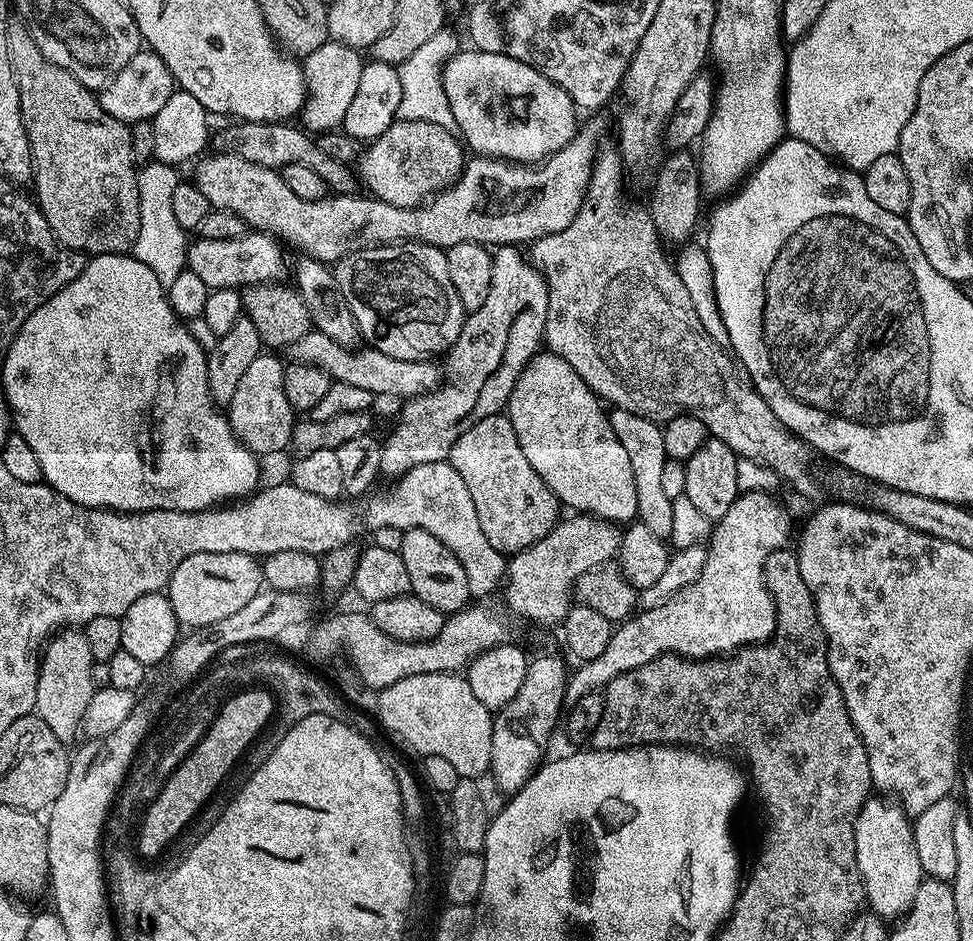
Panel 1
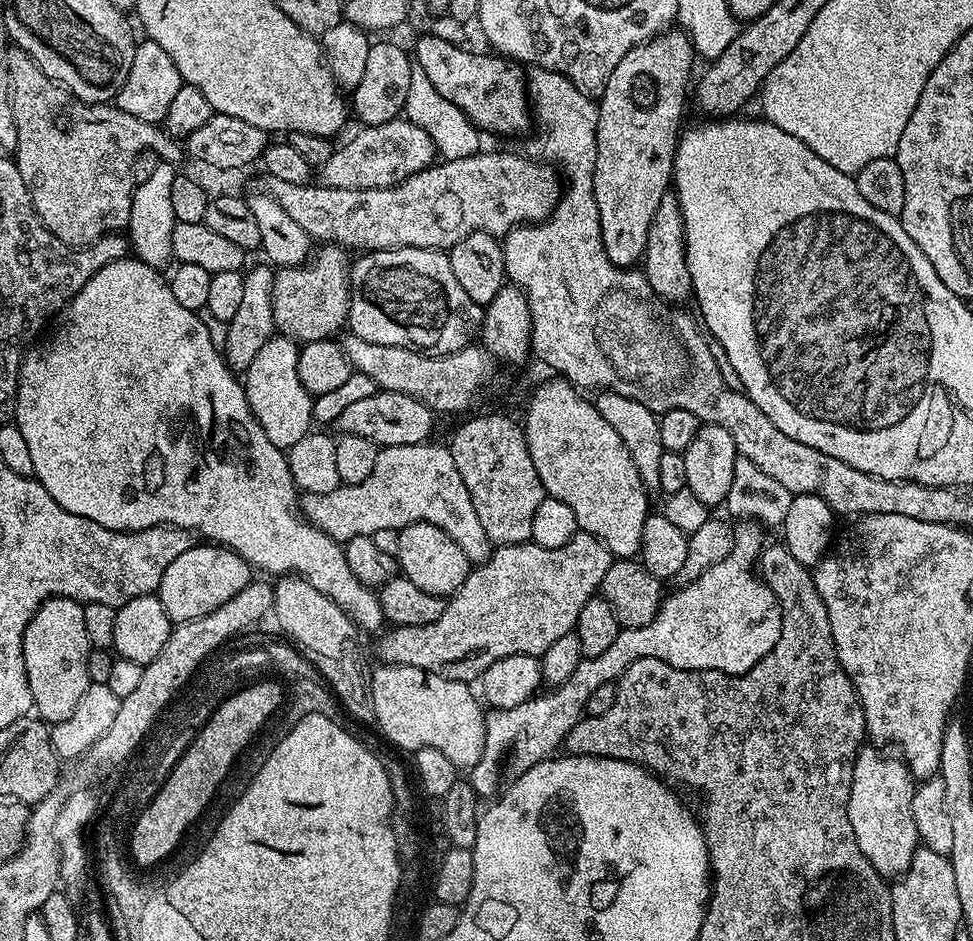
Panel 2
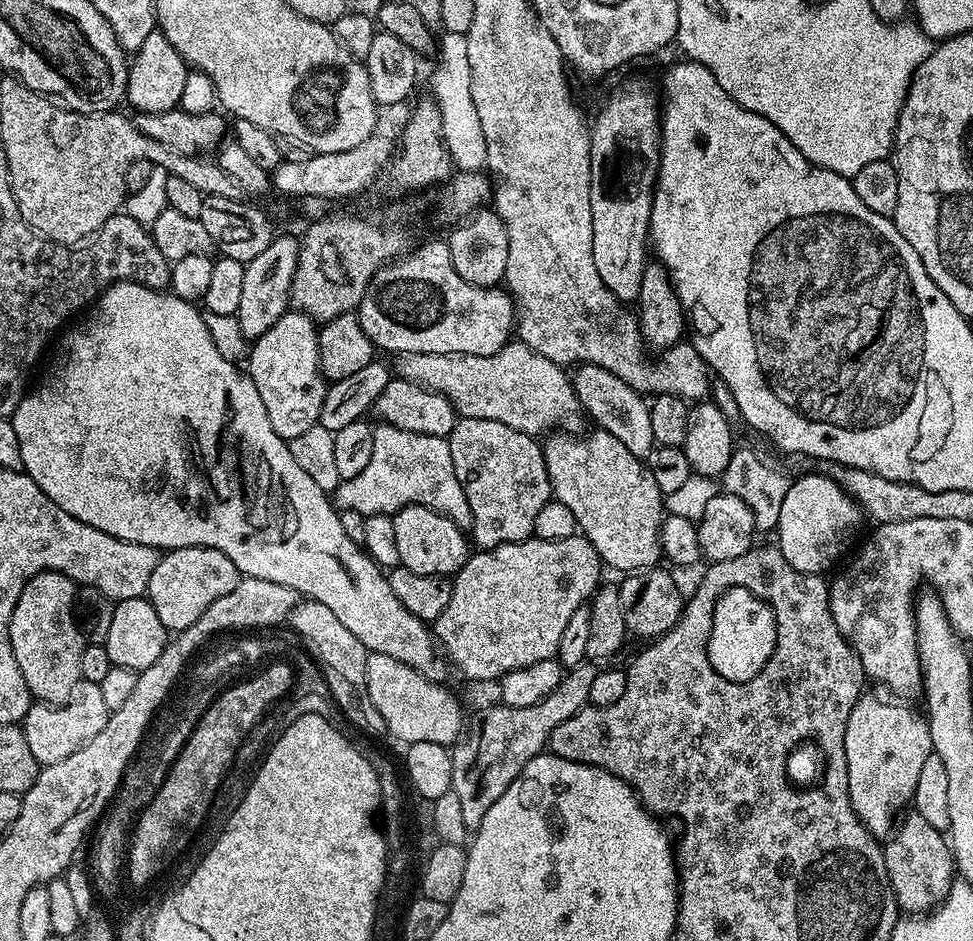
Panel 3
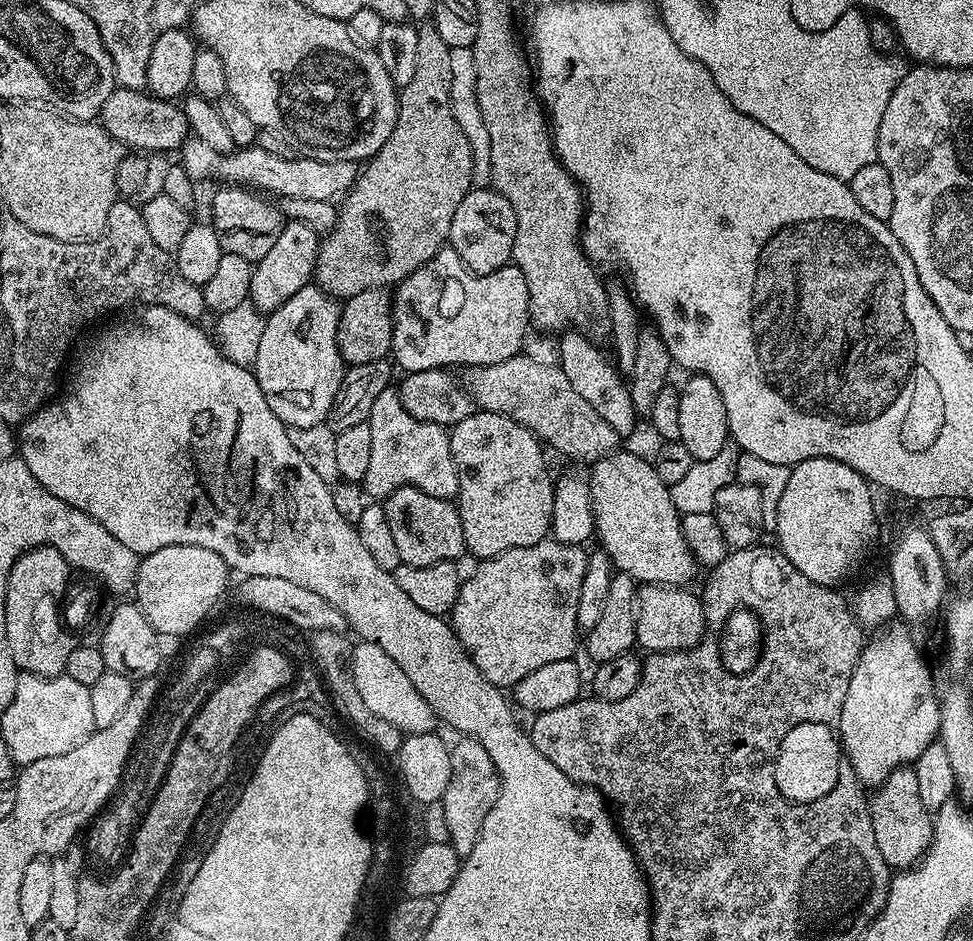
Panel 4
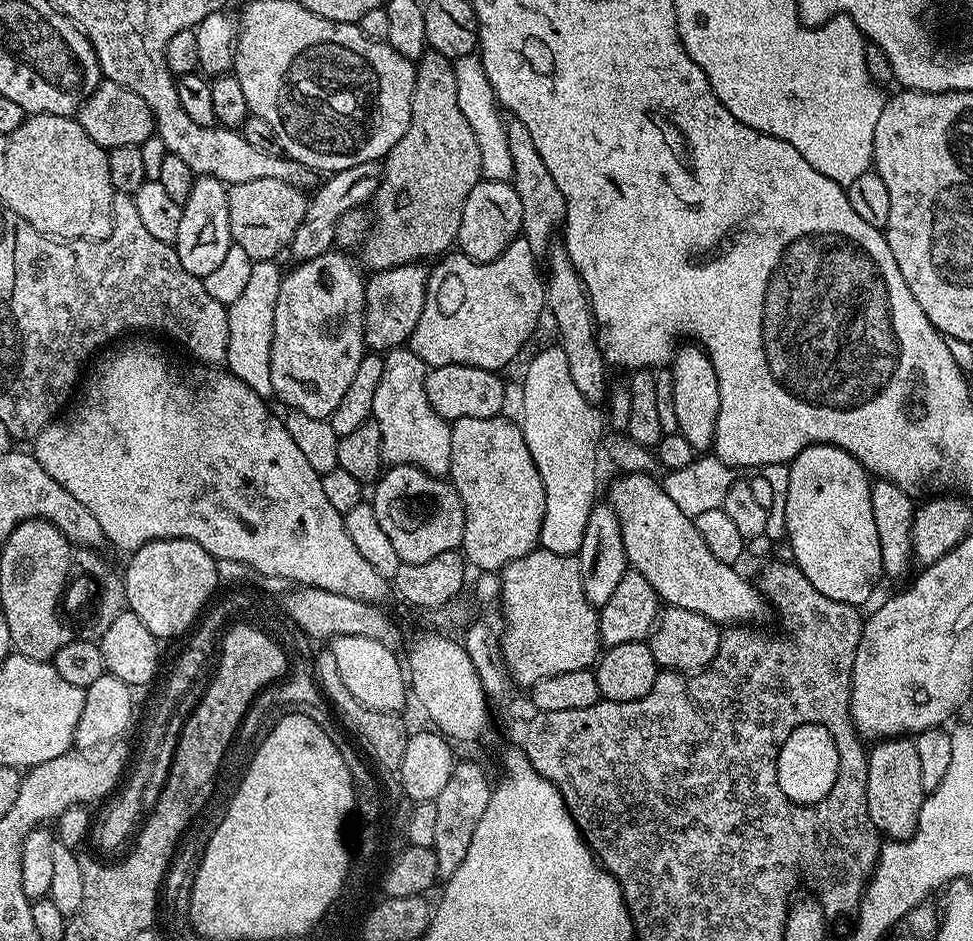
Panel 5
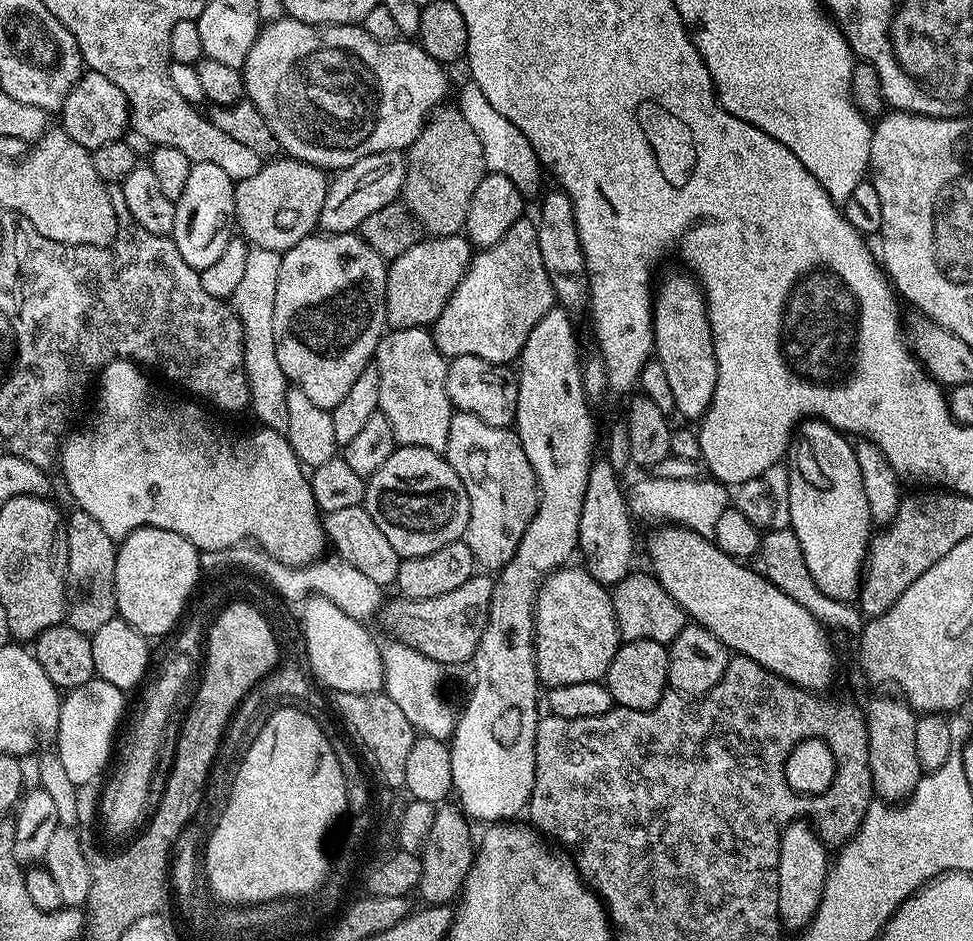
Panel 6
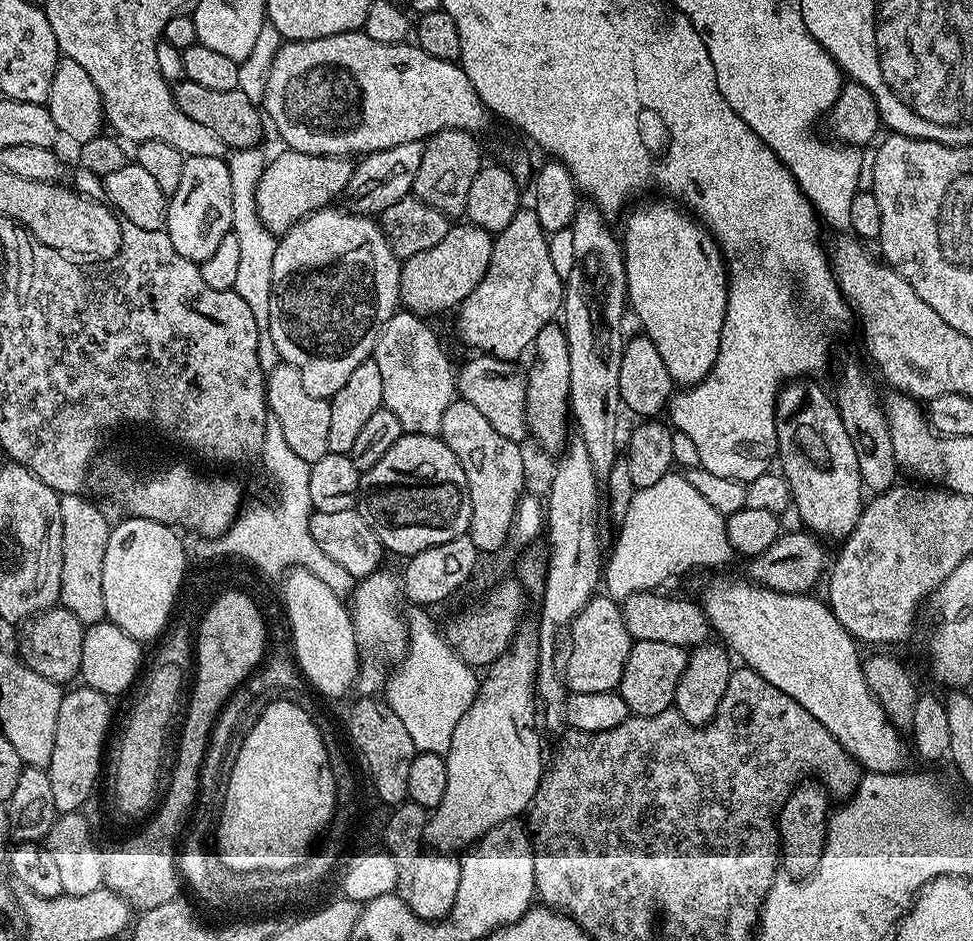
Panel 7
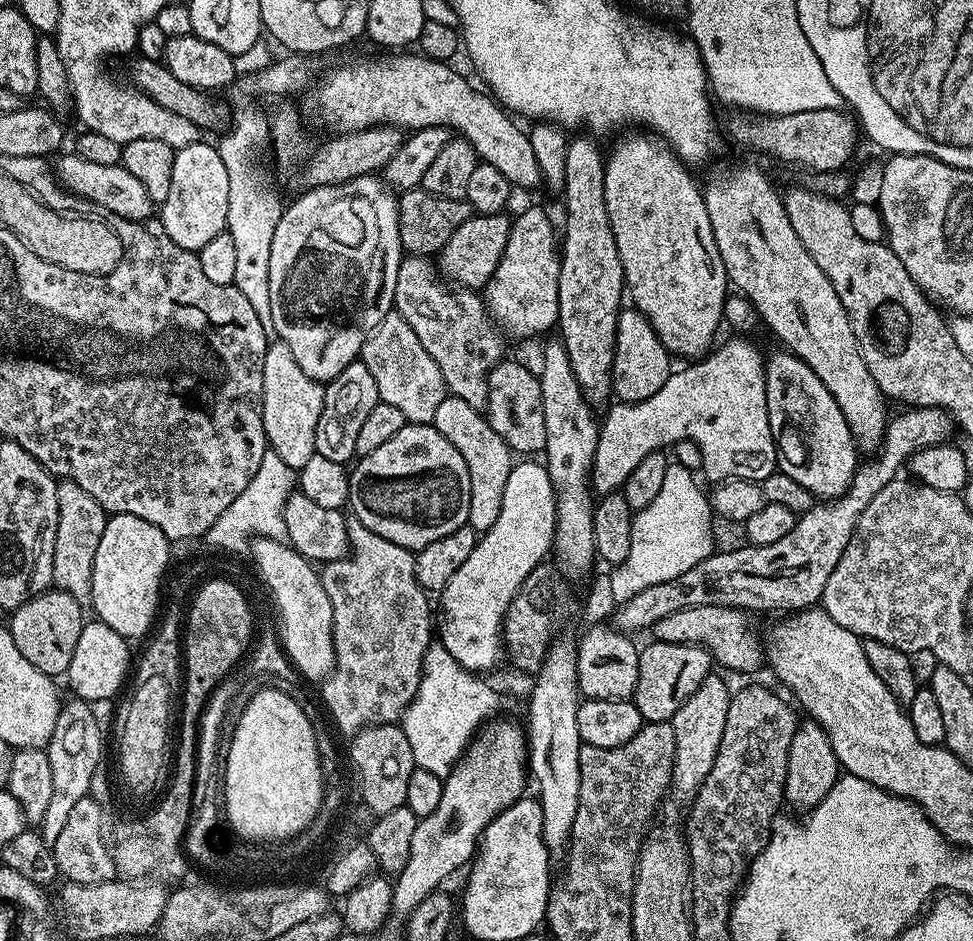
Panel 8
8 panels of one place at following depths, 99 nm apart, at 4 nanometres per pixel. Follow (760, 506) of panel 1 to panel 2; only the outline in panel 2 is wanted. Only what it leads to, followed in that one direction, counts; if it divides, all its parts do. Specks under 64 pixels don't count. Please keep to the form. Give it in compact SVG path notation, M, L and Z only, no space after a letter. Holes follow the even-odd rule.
M740 522L733 527L734 546L722 562L677 592L660 601L658 614L646 626L621 628L618 638L603 654L585 656L566 682L531 696L510 710L494 708L484 714L482 758L470 770L470 783L477 797L492 798L522 773L549 759L586 715L586 702L598 686L615 684L638 658L658 658L678 670L718 670L741 676L749 672L774 646L782 634L782 610L772 588L760 579L757 568L766 539L761 525Z

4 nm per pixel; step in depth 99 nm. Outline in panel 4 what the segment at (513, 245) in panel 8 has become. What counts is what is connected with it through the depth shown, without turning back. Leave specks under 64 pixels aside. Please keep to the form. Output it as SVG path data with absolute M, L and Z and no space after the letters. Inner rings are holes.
M445 246L430 258L414 274L401 280L394 288L394 299L390 304L392 317L392 351L391 359L404 367L405 373L451 369L451 364L460 364L470 368L481 368L484 364L506 362L506 358L521 355L524 335L530 332L530 294L522 270L508 263L490 274L474 274L458 258L451 246Z

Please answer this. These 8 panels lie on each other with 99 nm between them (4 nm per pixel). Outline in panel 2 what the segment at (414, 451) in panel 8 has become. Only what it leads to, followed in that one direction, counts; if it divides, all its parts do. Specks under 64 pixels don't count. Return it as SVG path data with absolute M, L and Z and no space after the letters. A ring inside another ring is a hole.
M414 522L398 531L398 554L395 556L399 571L414 586L426 590L426 594L450 597L466 582L470 565L466 554L462 554L462 546L446 534L446 530L438 530L438 526L430 526L430 522Z

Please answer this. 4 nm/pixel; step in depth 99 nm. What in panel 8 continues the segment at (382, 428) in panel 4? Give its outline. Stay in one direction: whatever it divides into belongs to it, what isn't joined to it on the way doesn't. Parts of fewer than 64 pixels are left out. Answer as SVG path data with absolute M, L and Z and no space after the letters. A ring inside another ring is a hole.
M395 310L389 312L387 318L372 331L372 335L369 336L364 349L359 354L359 359L364 361L364 365L374 376L374 383L378 385L378 394L383 403L402 410L407 423L431 424L434 413L438 411L438 406L446 394L444 379L442 370L438 370L434 358L430 358L430 354L426 354L426 349L422 347L422 342L418 342L418 334L410 330L410 322L402 319Z

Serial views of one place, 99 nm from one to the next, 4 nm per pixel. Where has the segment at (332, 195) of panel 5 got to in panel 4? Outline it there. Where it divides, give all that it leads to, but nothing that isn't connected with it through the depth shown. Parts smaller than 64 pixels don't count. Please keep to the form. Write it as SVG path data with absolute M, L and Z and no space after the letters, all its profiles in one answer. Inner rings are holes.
M288 220L285 223L274 246L270 246L270 251L261 260L255 261L252 269L248 299L259 312L267 314L278 310L286 298L292 298L310 283L316 271L321 239L321 233L314 231L306 222Z

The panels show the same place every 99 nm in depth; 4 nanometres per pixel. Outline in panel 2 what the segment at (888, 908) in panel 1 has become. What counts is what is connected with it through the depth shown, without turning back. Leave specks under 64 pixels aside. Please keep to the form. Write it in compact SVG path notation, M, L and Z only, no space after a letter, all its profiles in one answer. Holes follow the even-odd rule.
M861 747L854 762L848 803L850 826L854 830L854 838L858 838L858 850L866 854L870 866L885 878L899 878L910 866L920 844L918 826L914 826L917 781L899 755L883 756L879 747L868 747Z

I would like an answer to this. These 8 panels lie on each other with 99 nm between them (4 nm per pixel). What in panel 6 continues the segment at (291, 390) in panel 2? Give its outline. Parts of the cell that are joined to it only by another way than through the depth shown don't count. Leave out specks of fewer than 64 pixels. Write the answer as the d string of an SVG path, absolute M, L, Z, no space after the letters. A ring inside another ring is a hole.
M343 232L342 234L313 234L307 236L302 242L298 242L288 252L283 253L281 258L281 268L278 270L277 290L274 297L274 347L277 350L278 363L282 366L282 372L288 380L289 385L300 388L314 406L322 406L329 410L338 406L342 398L346 398L346 393L350 391L350 386L358 379L358 374L366 370L366 366L373 363L376 347L380 337L386 331L388 319L386 318L386 278L388 277L388 264L385 259L370 247L363 238L356 232Z

